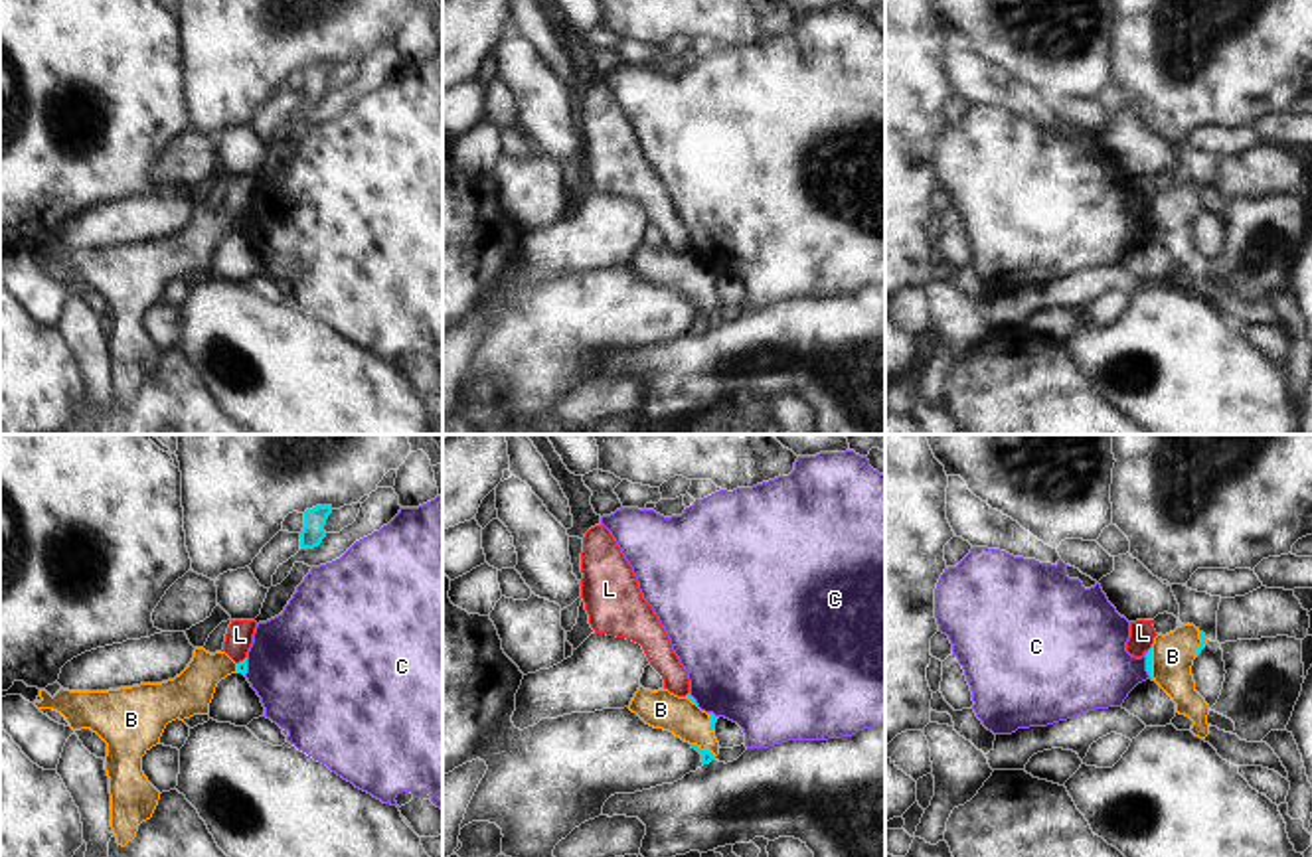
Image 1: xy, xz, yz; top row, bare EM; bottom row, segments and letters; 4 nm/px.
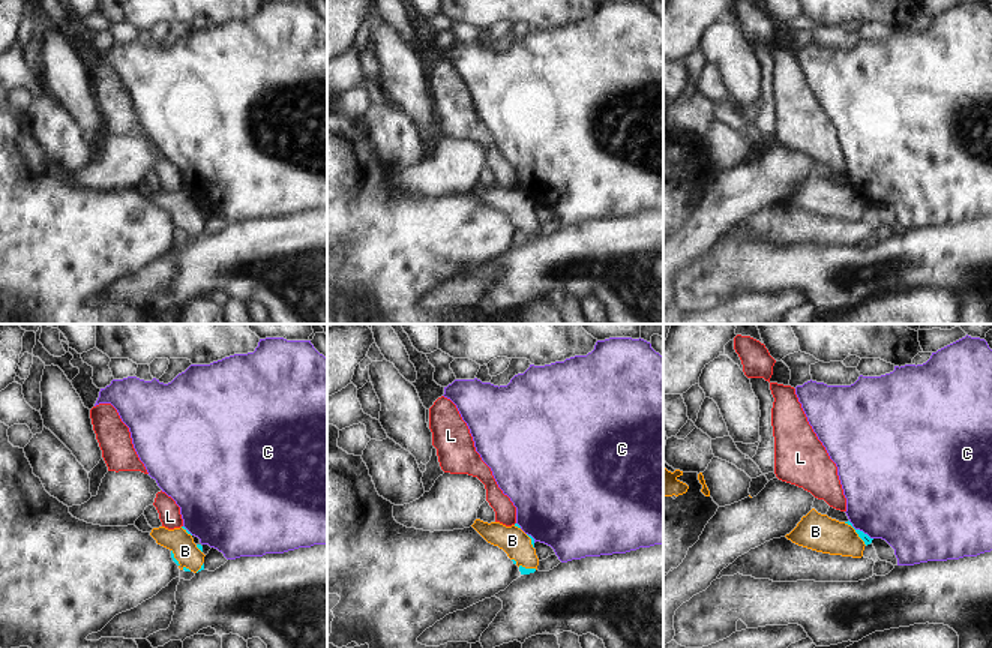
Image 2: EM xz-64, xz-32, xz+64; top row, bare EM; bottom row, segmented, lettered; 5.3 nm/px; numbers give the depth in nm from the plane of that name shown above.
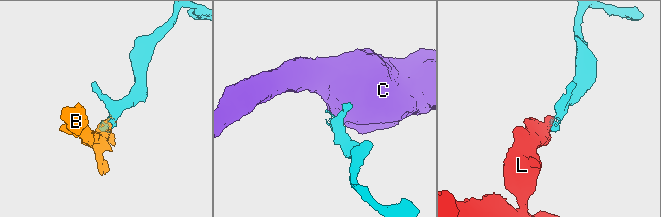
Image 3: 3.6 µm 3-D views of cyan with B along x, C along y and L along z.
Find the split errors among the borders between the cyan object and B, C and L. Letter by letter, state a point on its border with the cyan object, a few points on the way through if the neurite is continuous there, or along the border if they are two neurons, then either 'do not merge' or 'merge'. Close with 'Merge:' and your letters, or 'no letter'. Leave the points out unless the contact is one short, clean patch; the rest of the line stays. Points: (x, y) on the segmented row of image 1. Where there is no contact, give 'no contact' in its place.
B: contact yz (1200, 644); way yz (1202, 636), (1200, 644), (1184, 644), (1172, 656); merge
C: contact yz (1147, 666); border yz (1147, 652), (1147, 674), (1150, 678); do not merge
L: contact xy (244, 660); border xy (246, 656), (238, 664); do not merge
Merge: B

